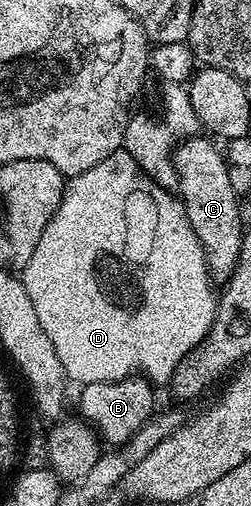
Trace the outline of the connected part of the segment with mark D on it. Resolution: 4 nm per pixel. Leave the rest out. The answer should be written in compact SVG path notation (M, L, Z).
M124 150L108 154L98 165L92 166L92 170L84 170L84 174L69 177L62 193L62 201L56 210L56 214L44 226L44 234L40 242L36 242L36 250L32 258L21 269L20 279L28 290L28 298L32 298L32 306L36 306L36 318L40 318L40 326L48 338L52 338L52 346L56 346L56 358L60 358L60 366L64 366L67 377L74 380L78 386L88 384L115 384L117 380L129 380L135 374L145 374L155 385L169 385L174 378L174 371L180 366L180 362L193 350L198 343L208 335L210 327L214 324L214 316L218 313L219 293L214 293L215 281L210 274L210 268L206 264L206 250L203 248L200 238L196 236L196 230L192 228L192 222L188 220L185 206L181 199L173 191L164 189Z

